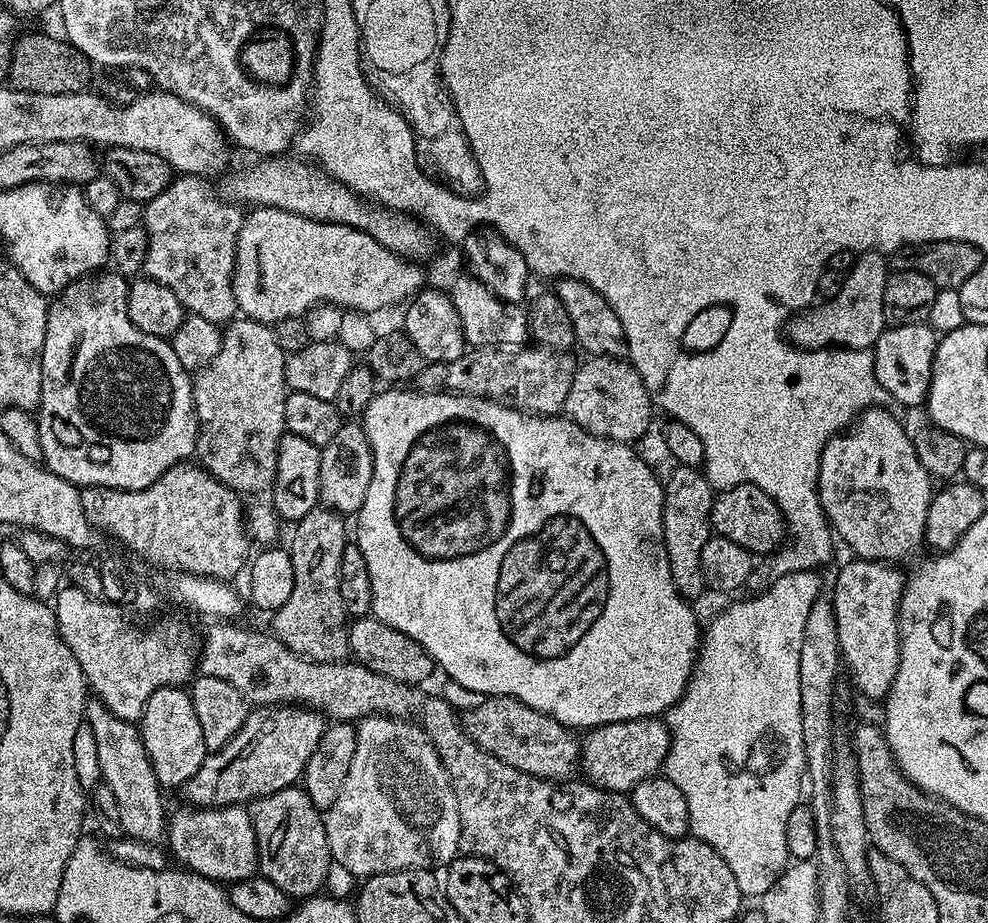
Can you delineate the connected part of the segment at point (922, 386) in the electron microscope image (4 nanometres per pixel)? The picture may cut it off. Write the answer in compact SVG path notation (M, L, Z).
M927 323L885 327L884 333L876 339L872 357L874 374L893 401L908 408L916 408L919 404L921 407L927 401L937 343L938 333Z

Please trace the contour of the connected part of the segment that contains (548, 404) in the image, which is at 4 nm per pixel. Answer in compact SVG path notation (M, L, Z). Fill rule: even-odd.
M516 346L509 350L499 348L472 348L464 355L454 358L454 362L441 364L425 363L424 369L418 373L414 381L415 387L421 392L456 392L459 396L481 396L484 400L495 400L519 408L521 412L530 412L533 416L554 416L563 409L566 394L570 394L570 386L574 382L574 374L578 360L568 352L549 352L539 346Z

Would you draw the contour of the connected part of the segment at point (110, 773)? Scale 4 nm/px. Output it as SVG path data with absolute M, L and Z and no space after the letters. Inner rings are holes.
M92 698L84 706L86 723L94 730L94 743L98 745L98 766L102 783L114 790L118 810L122 810L122 830L125 837L155 844L166 836L166 812L162 786L154 774L154 766L146 754L139 727L131 720L110 714L101 700Z

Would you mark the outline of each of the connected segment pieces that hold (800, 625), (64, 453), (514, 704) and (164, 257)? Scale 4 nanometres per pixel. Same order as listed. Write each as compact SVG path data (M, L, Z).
M815 571L806 572L794 572L792 574L786 574L785 577L778 578L777 581L772 583L765 592L760 595L749 595L748 600L740 600L737 604L729 606L725 612L720 612L712 621L708 624L708 629L703 629L702 632L702 643L698 648L698 655L694 661L694 667L688 677L688 684L682 689L680 694L680 701L672 705L666 713L666 723L668 725L668 732L672 735L672 741L670 742L670 750L666 754L664 759L664 767L662 769L663 775L667 776L670 782L674 782L674 786L678 786L678 790L682 790L682 794L686 798L686 807L690 809L690 832L695 839L706 842L710 845L718 855L726 862L726 866L730 866L730 871L734 873L734 879L738 881L738 890L740 891L741 897L748 898L759 898L766 894L766 890L770 890L770 886L776 884L776 879L784 873L785 868L790 863L790 857L788 855L788 847L786 846L786 821L789 820L790 814L796 807L801 803L800 800L800 788L802 792L802 785L806 780L806 769L804 766L804 743L802 742L802 694L798 690L798 654L802 654L802 634L806 631L806 618L810 615L810 606L814 606L814 602L821 595L820 592L820 580L816 577Z
M97 270L67 284L55 293L48 306L42 350L42 394L35 413L38 438L42 438L42 463L58 478L66 478L66 482L81 490L146 490L166 470L185 463L196 451L193 377L178 362L167 339L158 339L134 326L127 316L128 287L129 281L117 271Z
M488 696L481 704L476 704L468 713L463 713L464 733L483 751L494 758L514 766L531 776L553 782L568 782L578 772L580 762L580 740L573 729L554 719L547 712L539 712L535 706L522 702L518 696Z
M180 174L170 181L169 185L157 197L149 200L143 205L143 227L148 233L148 249L146 250L145 262L143 266L143 275L162 286L169 287L170 290L178 296L178 301L191 315L201 316L206 318L211 324L217 326L224 326L229 323L237 315L238 309L236 307L236 299L234 298L234 290L232 289L232 275L234 274L234 266L236 265L236 243L238 242L238 234L242 230L242 222L245 218L245 213L242 211L239 203L224 199L223 195L218 194L211 188L207 179L199 176L189 176L187 174Z

